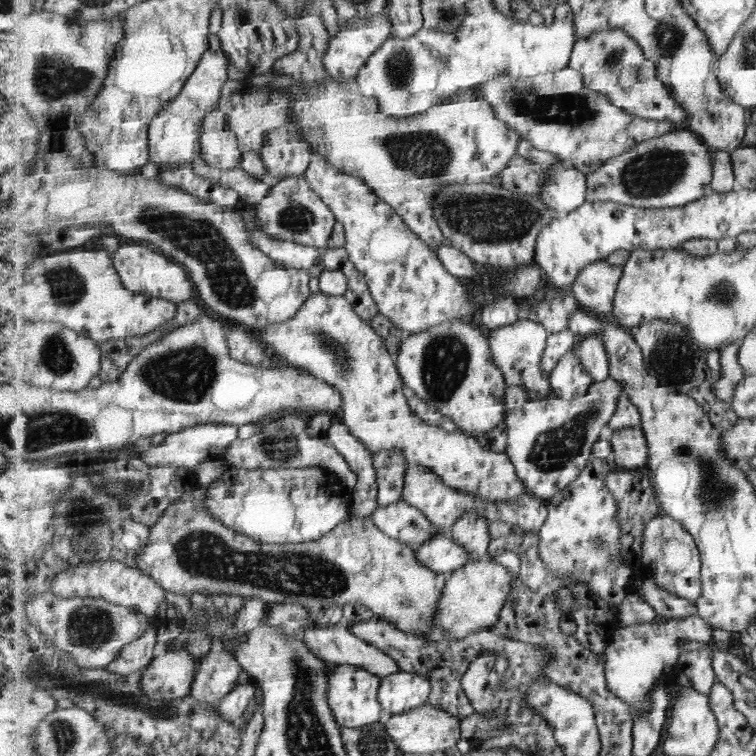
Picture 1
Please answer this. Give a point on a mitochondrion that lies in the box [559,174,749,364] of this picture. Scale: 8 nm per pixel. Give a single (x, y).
(722, 293)

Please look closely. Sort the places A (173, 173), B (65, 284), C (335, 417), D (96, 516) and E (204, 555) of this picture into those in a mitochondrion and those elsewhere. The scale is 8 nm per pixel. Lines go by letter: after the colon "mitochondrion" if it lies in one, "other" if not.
A: other
B: mitochondrion
C: other
D: mitochondrion
E: mitochondrion

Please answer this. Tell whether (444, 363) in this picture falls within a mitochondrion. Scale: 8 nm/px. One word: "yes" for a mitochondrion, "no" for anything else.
yes

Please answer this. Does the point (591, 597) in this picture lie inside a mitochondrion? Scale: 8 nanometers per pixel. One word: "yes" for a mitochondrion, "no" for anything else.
no

